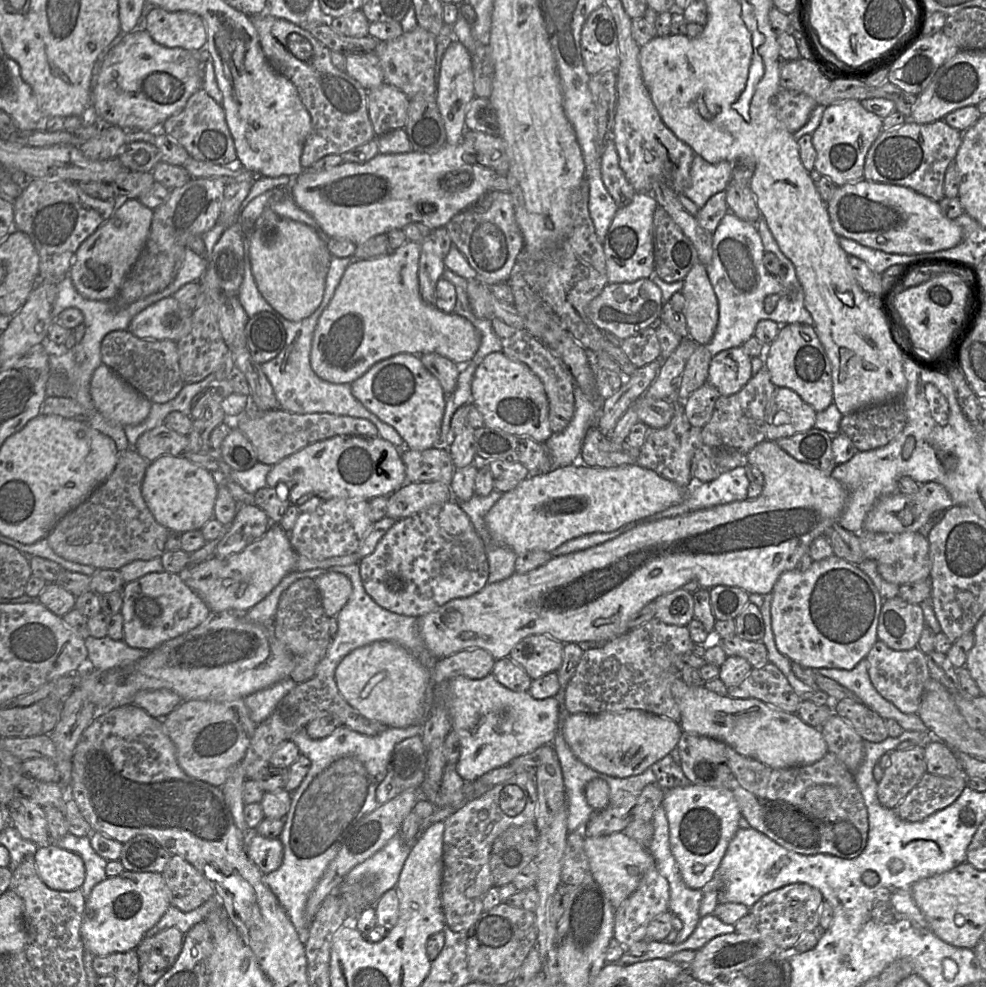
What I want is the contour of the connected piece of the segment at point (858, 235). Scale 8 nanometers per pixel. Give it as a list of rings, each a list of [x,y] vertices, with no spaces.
[[[861,179],[838,187],[827,209],[839,237],[890,254],[937,252],[953,248],[963,239],[962,227],[942,214],[938,202],[904,186]]]

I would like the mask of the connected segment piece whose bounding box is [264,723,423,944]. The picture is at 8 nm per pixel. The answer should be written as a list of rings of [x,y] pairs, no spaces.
[[[417,723],[405,728],[388,727],[376,736],[367,736],[346,726],[339,726],[330,735],[319,740],[311,739],[305,728],[292,736],[291,741],[297,745],[300,753],[310,760],[311,765],[299,787],[291,794],[291,805],[285,817],[285,825],[278,837],[284,848],[283,862],[278,869],[264,875],[264,881],[285,909],[303,944],[307,941],[310,924],[305,915],[310,893],[335,857],[348,828],[380,805],[376,800],[376,789],[387,774],[394,747],[407,738],[417,735],[422,737],[422,731],[423,723]]]

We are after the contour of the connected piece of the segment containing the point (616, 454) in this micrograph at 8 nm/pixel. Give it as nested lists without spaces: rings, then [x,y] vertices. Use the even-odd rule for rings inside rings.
[[[593,425],[584,438],[581,456],[585,465],[610,468],[635,464],[639,453],[640,448],[633,448],[626,442],[613,442],[597,425]]]

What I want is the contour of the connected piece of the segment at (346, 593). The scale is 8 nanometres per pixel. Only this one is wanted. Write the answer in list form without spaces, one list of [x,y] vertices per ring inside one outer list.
[[[329,571],[315,579],[319,589],[323,608],[331,618],[347,604],[352,593],[352,584],[349,578],[339,572]]]

